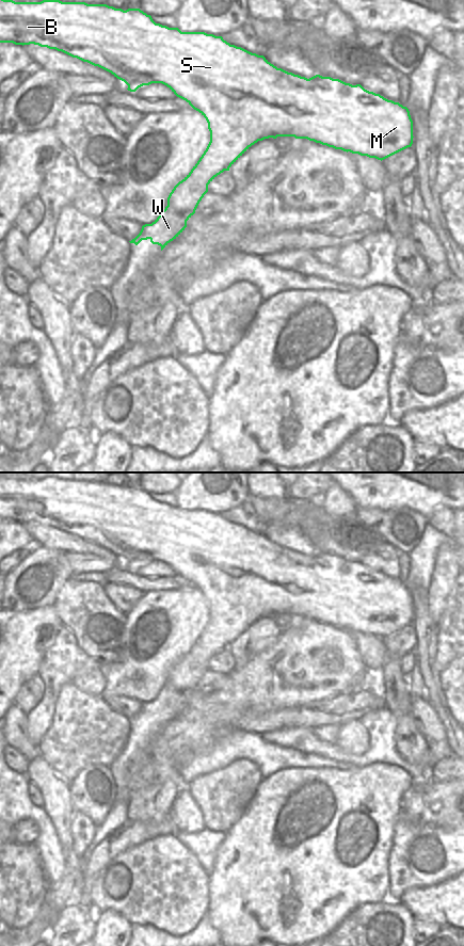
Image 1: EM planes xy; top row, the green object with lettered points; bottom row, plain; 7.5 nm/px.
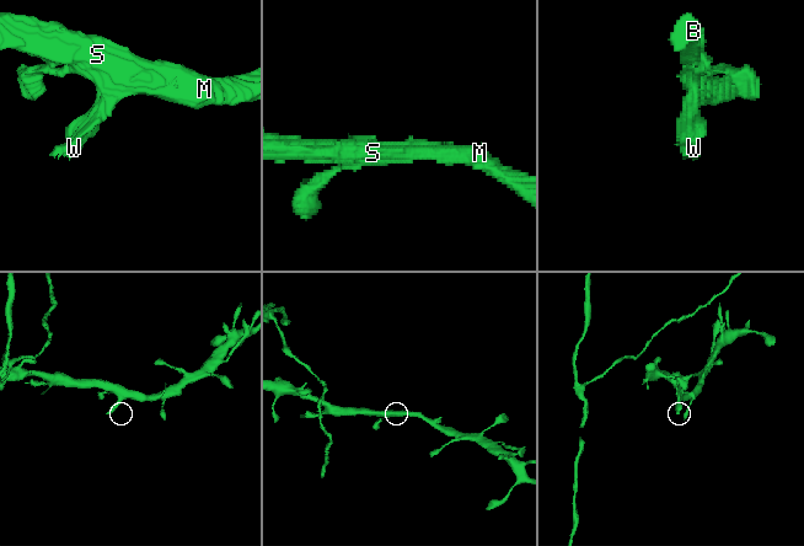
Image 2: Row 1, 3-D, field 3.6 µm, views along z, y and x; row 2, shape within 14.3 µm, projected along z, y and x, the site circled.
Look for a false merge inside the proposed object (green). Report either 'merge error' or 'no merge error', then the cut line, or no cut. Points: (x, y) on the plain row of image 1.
no merge error | no cut

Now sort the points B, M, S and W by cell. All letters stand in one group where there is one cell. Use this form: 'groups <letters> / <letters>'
groups B M S W

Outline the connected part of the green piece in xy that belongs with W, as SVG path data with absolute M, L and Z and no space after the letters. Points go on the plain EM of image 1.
M0 476L0 520L13 520L15 523L38 523L41 525L47 525L49 527L55 527L62 529L73 535L77 535L83 540L87 540L94 544L98 544L109 550L111 550L117 557L124 559L128 563L128 568L135 570L143 563L149 563L151 561L162 561L166 563L177 575L186 578L194 588L198 589L207 598L208 607L210 609L210 620L197 639L191 650L179 659L167 675L167 684L161 689L159 694L151 701L142 704L140 711L129 719L138 723L142 718L149 717L153 722L161 724L161 728L174 717L176 717L187 705L187 699L195 691L195 688L208 670L208 662L224 648L229 648L229 645L255 621L265 616L277 614L294 614L295 616L307 616L335 627L341 627L343 629L350 629L352 631L358 631L361 634L367 634L369 636L375 636L378 638L384 638L413 622L413 598L410 593L410 589L406 584L403 584L399 580L388 578L375 572L365 567L361 562L352 563L346 561L339 557L333 557L331 555L322 555L316 552L309 557L288 550L282 546L277 546L271 542L263 533L252 531L241 525L230 523L223 517L222 514L215 514L213 512L207 512L205 510L181 510L178 506L169 506L160 501L156 501L150 493L147 493L140 486L128 486L126 488L122 486L115 486L107 482L87 482L85 480L62 480L60 478L43 478L41 480L15 480L13 478L4 478Z

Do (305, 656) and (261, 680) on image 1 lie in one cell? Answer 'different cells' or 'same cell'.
same cell

